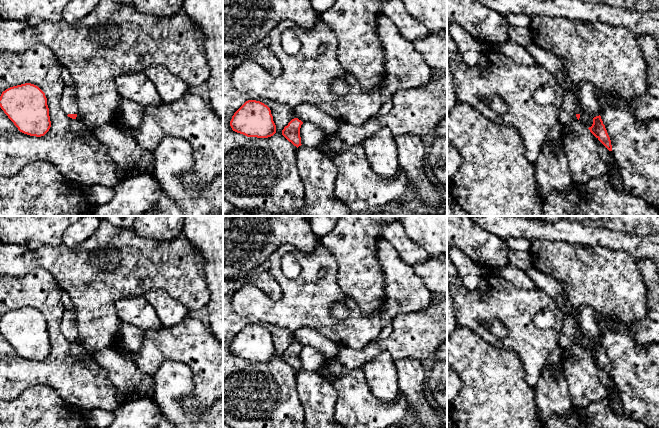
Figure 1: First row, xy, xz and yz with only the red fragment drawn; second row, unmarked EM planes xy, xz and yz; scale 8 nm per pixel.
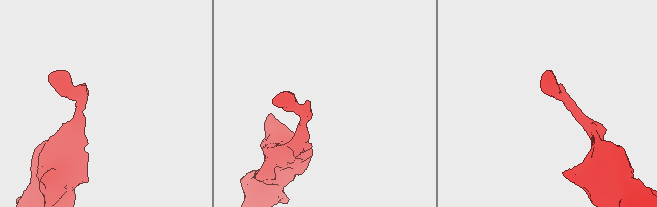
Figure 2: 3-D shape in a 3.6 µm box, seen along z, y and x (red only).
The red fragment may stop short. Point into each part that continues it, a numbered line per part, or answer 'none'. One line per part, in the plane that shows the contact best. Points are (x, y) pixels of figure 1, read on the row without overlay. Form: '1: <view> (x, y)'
1: xy (69, 329)

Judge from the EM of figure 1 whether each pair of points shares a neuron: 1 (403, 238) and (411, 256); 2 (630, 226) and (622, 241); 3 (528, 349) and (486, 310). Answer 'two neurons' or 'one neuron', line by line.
1: one neuron
2: two neurons
3: one neuron

